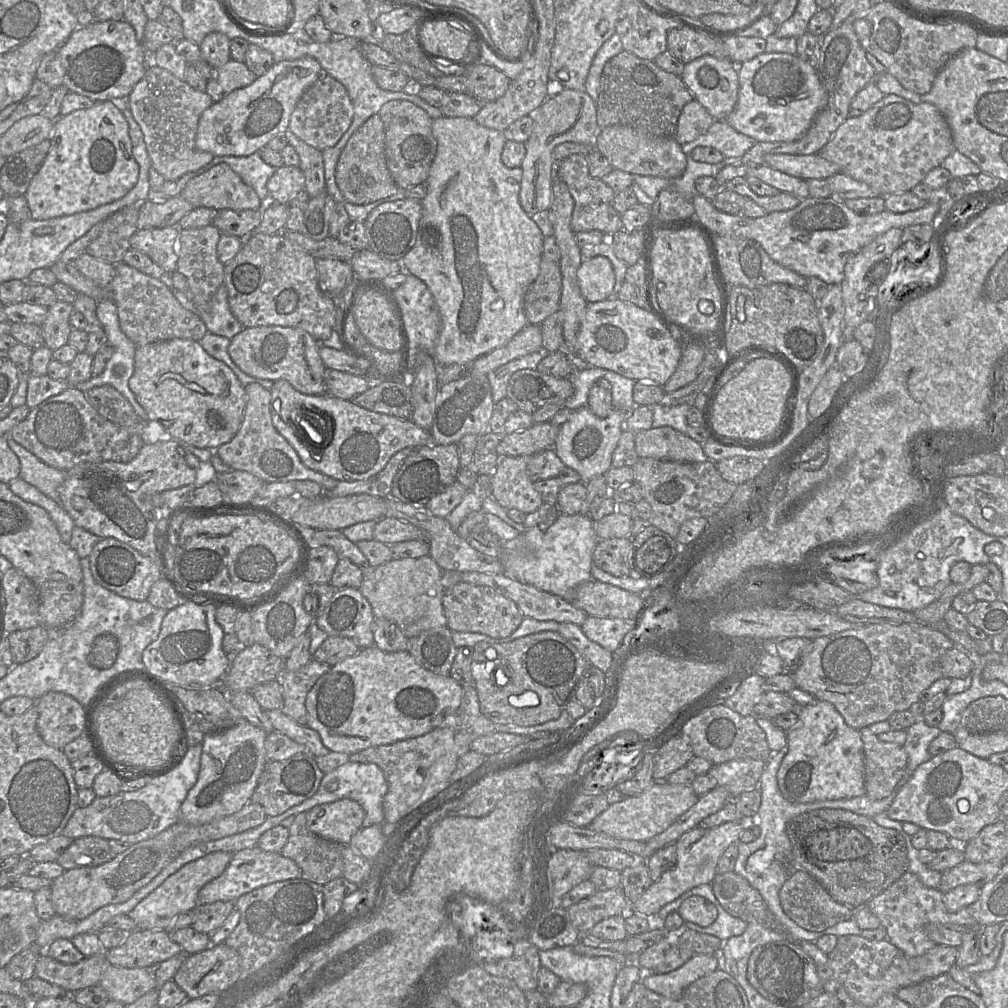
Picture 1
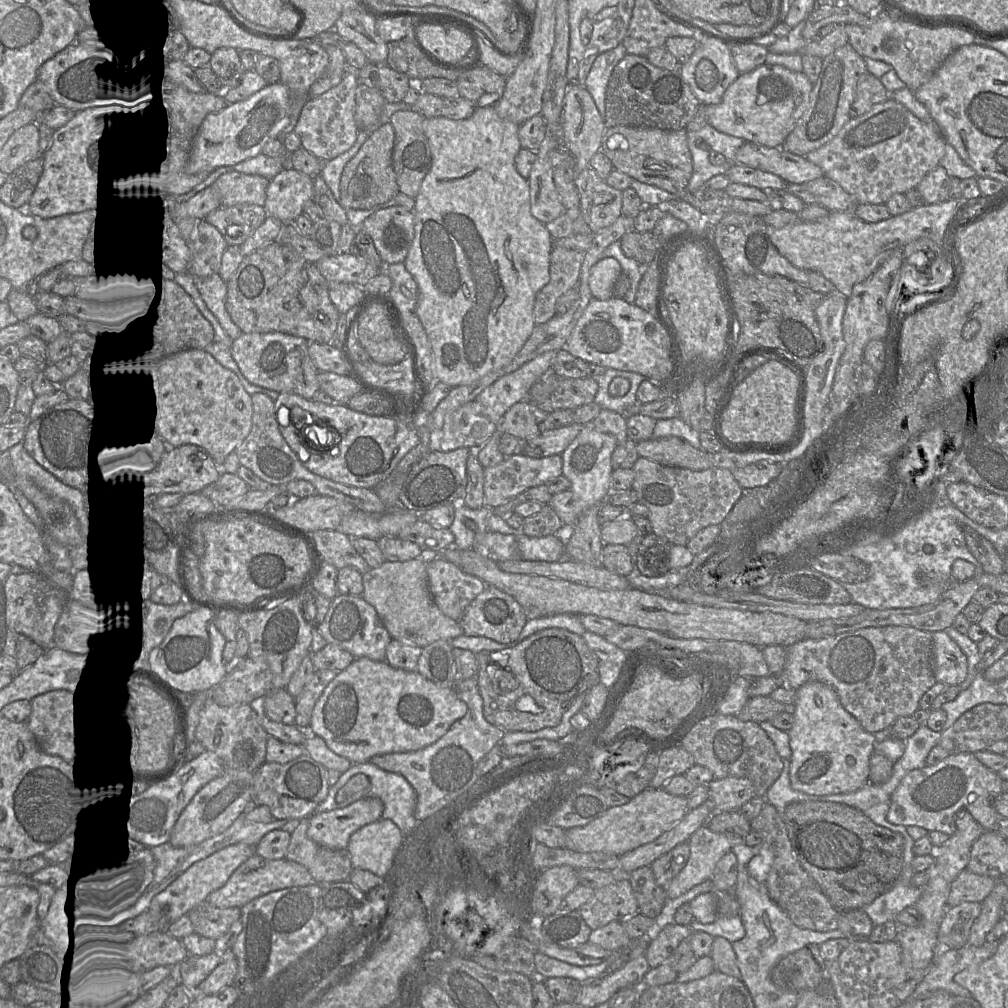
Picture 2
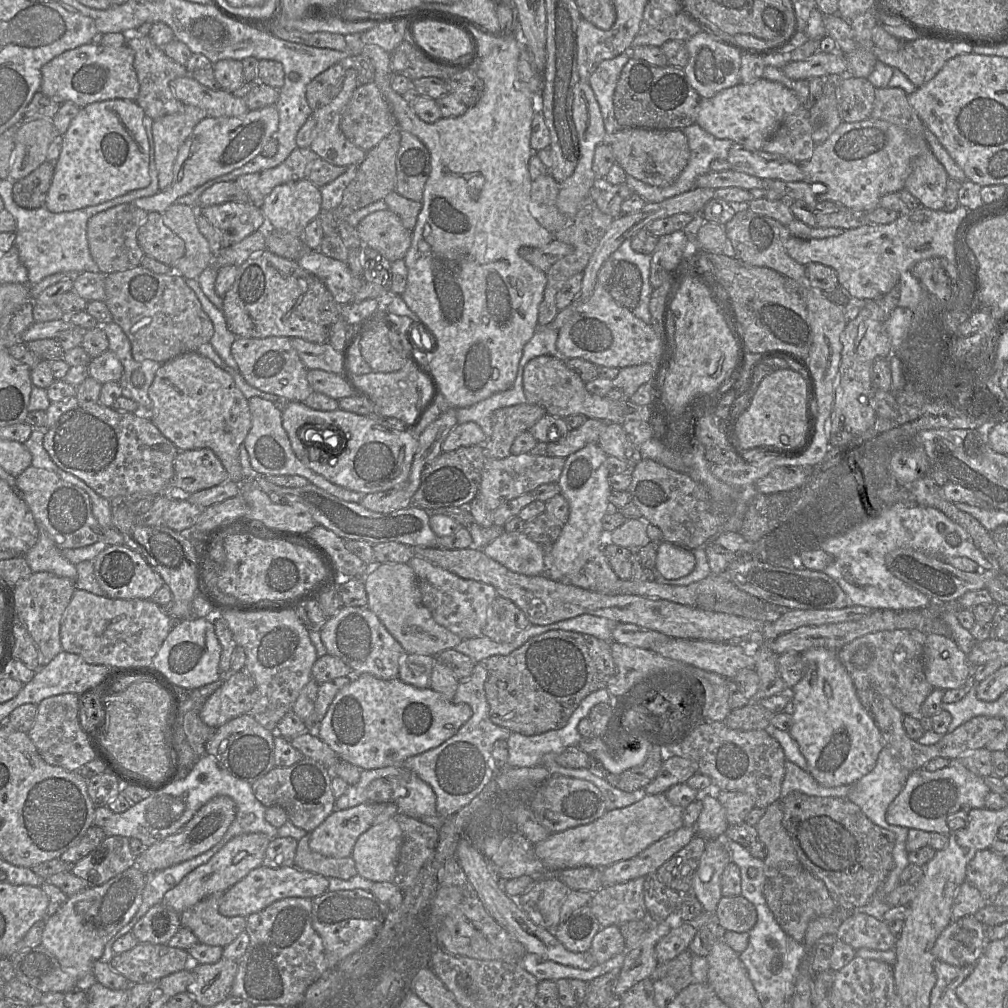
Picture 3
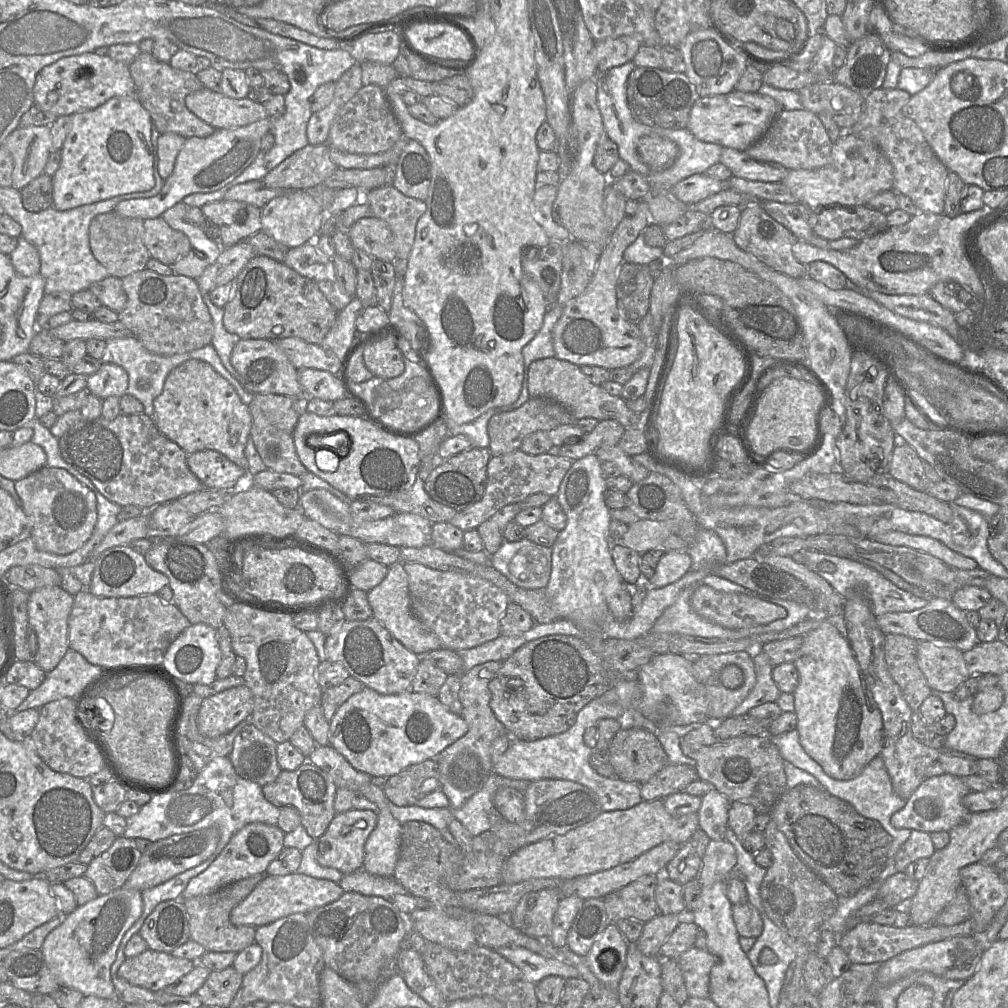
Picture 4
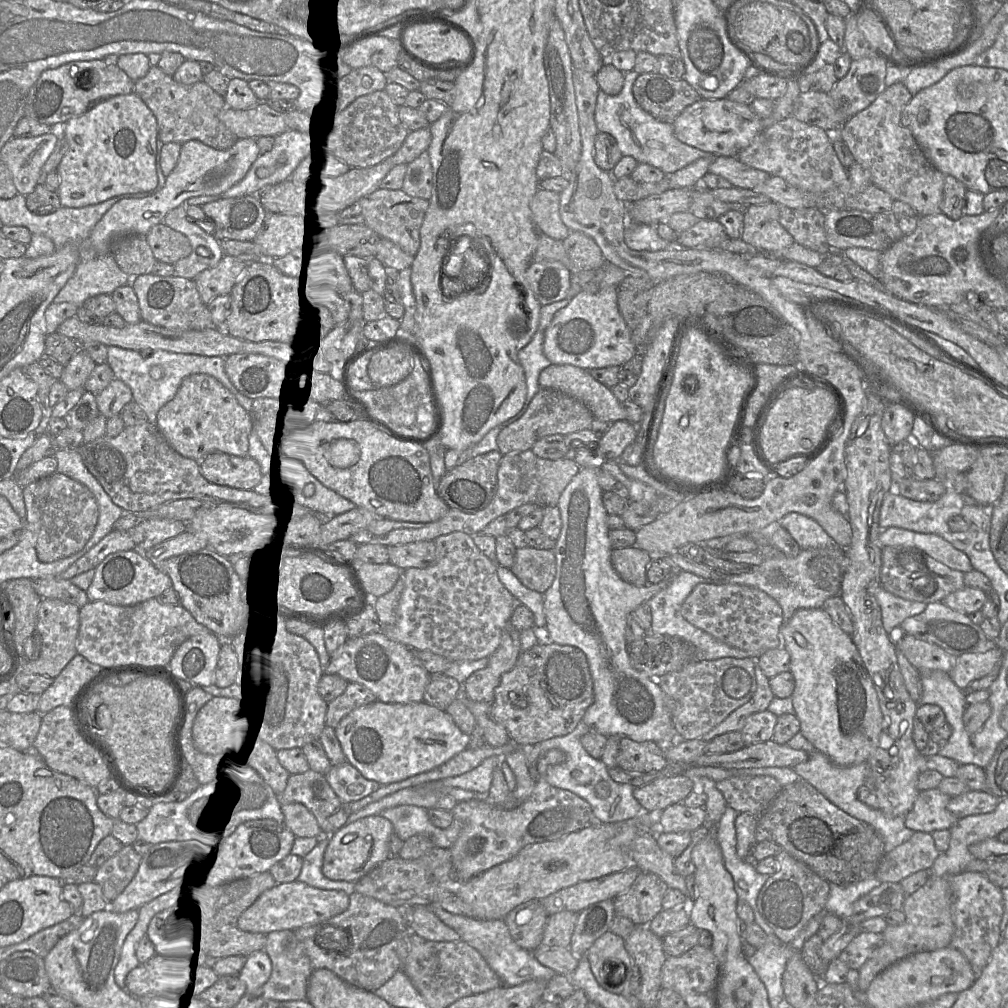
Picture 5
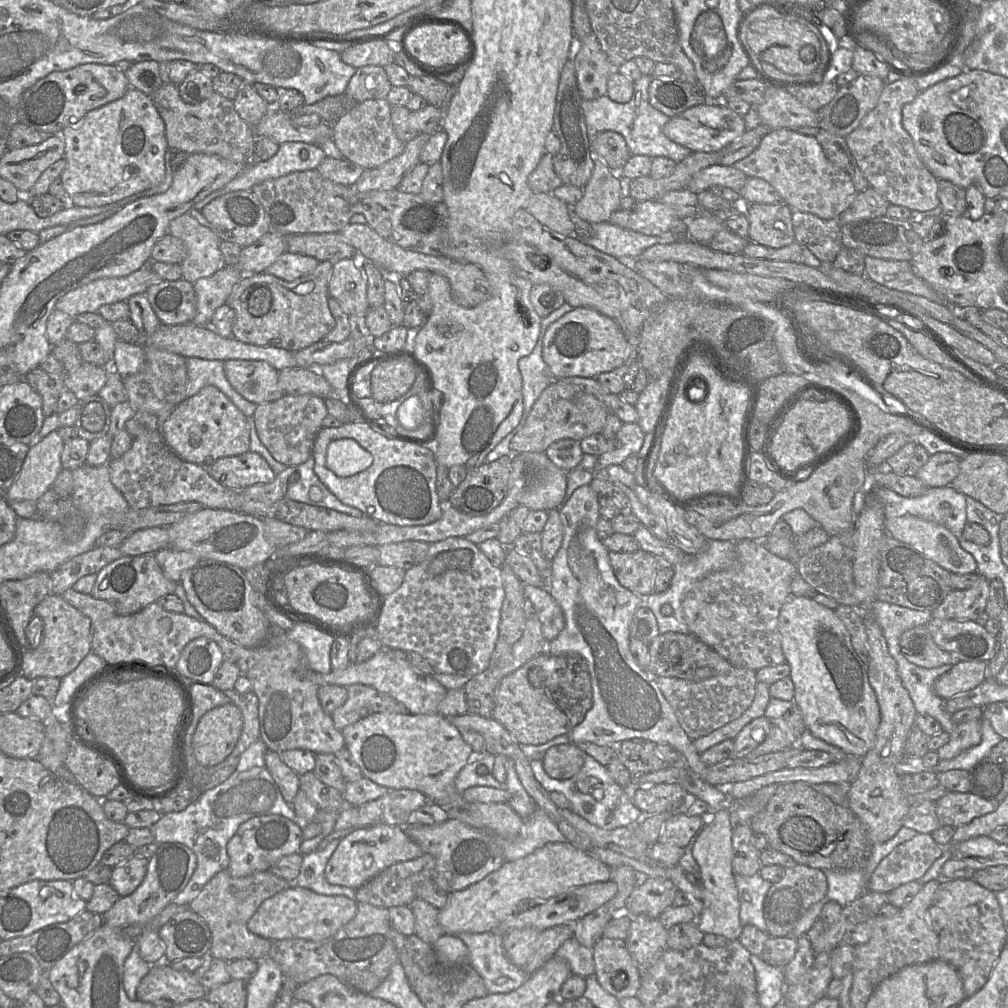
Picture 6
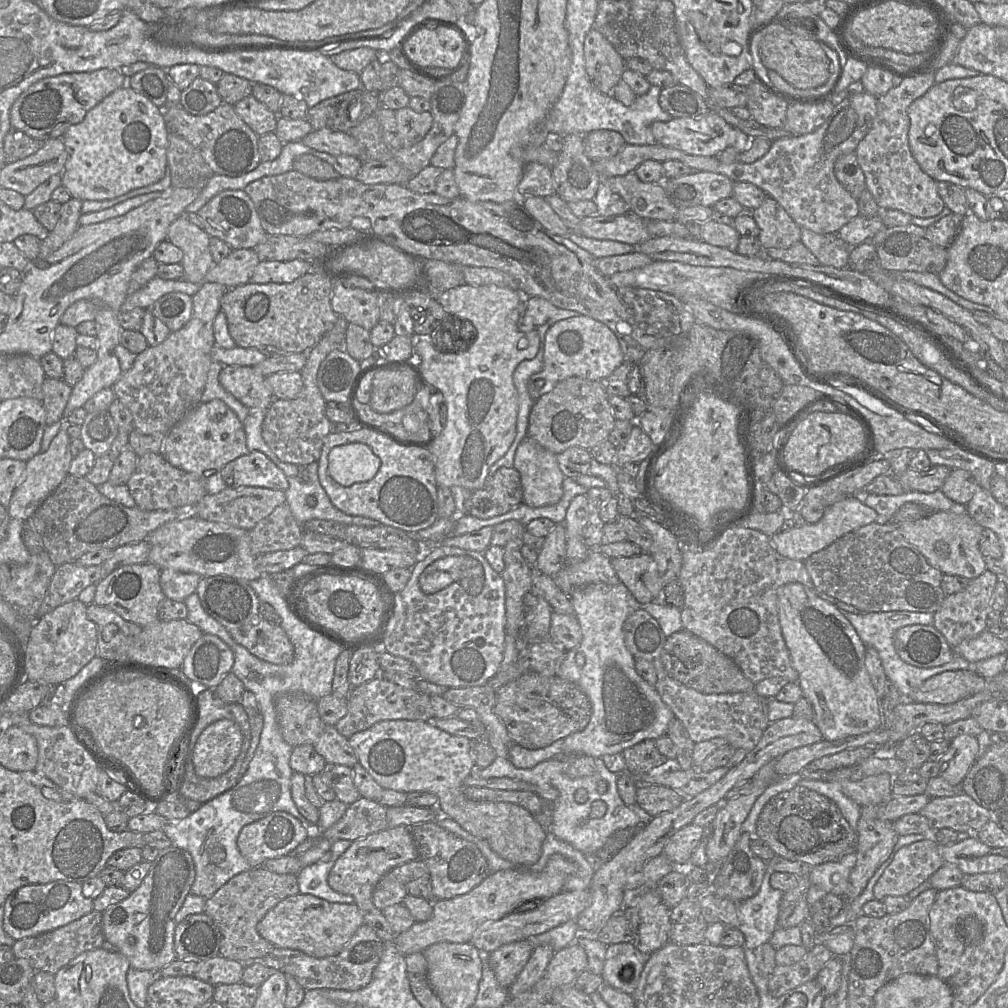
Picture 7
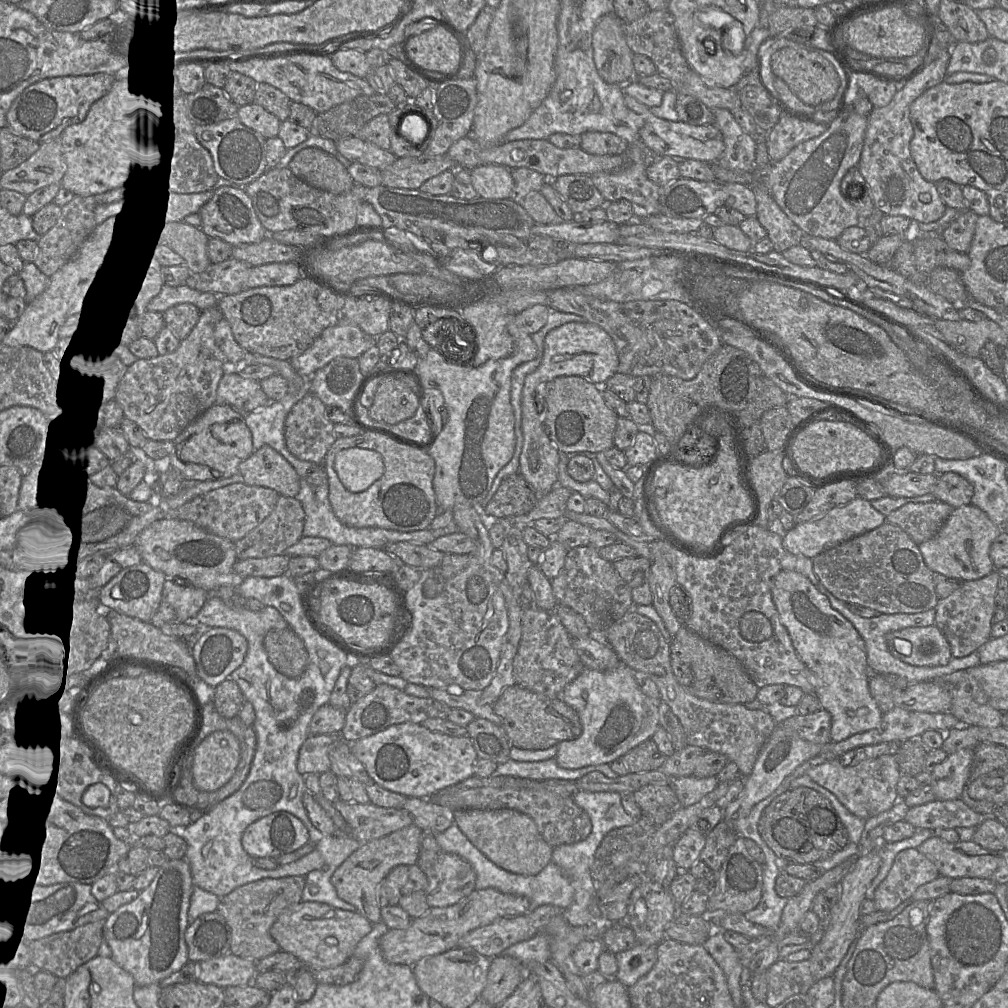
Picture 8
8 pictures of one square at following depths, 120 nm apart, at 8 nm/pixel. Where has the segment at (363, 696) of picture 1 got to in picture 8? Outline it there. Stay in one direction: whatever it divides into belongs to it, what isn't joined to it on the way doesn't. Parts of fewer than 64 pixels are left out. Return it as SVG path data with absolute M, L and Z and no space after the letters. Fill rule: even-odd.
M401 723L374 735L349 743L354 756L363 763L369 776L381 787L406 797L427 799L440 790L453 786L475 775L477 753L469 736L453 737L432 732L415 723ZM454 810L454 823L477 849L506 871L536 875L552 861L553 848L542 838L533 819L516 810Z

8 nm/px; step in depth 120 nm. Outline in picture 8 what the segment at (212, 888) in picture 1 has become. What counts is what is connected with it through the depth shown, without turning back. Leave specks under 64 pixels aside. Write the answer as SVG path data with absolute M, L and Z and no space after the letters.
M301 901L279 915L270 934L280 950L295 955L308 969L319 970L343 964L371 928L372 923L357 911L339 909L322 902Z

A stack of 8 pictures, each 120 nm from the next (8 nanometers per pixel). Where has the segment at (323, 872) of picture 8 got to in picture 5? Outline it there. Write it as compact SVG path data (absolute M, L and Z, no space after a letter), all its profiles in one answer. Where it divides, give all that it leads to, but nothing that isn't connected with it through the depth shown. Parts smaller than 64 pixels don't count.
M330 834L319 837L317 845L303 857L303 864L297 880L312 887L324 890L342 890L350 895L355 892L354 882L331 880L322 873L325 850L329 844Z

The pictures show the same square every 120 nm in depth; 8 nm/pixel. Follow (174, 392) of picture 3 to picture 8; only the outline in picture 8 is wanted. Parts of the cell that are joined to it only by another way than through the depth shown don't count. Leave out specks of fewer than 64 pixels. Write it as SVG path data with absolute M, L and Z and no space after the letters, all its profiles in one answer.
M215 403L172 441L170 467L185 481L214 481L238 474L240 463L254 452L252 434L244 416L226 404Z

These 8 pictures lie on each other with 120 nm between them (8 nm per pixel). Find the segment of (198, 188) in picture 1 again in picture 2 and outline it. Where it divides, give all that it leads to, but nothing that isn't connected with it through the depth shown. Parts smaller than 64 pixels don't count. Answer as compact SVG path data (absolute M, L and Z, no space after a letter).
M236 171L222 174L212 187L219 194L220 206L253 204L264 206L266 189L270 180L259 175L248 175Z

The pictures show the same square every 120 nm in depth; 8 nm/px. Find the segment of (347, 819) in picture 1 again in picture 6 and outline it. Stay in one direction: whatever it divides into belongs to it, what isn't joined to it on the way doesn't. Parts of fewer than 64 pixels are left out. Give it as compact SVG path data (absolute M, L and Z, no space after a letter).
M380 824L355 828L341 839L325 867L324 874L330 884L356 890L389 866L418 858L423 854L420 846L406 834L403 826Z

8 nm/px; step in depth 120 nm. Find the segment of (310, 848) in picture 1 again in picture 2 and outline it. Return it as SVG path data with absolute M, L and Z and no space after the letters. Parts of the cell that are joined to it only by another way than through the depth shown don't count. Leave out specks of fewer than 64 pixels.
M309 817L300 819L299 825L291 833L285 859L305 866L313 877L315 883L348 881L350 873L353 870L351 856L348 849L334 850L319 845L307 836L308 827Z

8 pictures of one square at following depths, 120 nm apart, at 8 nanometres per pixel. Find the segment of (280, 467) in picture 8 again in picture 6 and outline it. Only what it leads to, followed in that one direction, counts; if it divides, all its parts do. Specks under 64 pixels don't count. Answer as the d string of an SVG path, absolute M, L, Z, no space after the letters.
M251 451L237 456L219 458L211 466L204 468L214 480L233 490L270 483L276 477L267 461L258 453Z

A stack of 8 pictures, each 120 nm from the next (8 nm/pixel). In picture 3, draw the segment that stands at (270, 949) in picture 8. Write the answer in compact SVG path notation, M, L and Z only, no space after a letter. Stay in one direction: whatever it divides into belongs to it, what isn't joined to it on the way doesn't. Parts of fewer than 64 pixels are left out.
M213 894L180 914L181 925L188 928L198 938L200 943L225 947L233 942L246 929L246 917L226 917L219 912L222 894Z

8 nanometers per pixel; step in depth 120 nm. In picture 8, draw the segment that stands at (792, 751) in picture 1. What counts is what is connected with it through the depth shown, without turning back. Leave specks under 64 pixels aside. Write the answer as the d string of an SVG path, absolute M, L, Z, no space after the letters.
M780 571L772 579L772 600L797 655L817 678L815 695L822 708L831 715L831 741L840 742L855 734L877 728L883 713L870 693L866 647L853 624L831 606L829 599L820 593L806 576L795 571Z

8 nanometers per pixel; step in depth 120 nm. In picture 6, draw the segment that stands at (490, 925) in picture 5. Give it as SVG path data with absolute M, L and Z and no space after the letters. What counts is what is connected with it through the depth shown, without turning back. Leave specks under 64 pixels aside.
M460 933L458 937L469 951L468 965L482 977L487 993L509 993L527 981L523 968L515 966L503 948L503 933Z

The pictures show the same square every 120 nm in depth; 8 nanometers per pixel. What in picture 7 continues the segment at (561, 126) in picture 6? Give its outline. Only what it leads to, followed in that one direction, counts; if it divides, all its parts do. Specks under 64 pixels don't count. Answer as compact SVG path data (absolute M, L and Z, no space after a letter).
M585 135L563 136L563 147L556 165L552 167L556 194L566 202L593 200L603 178L593 168L585 153Z

